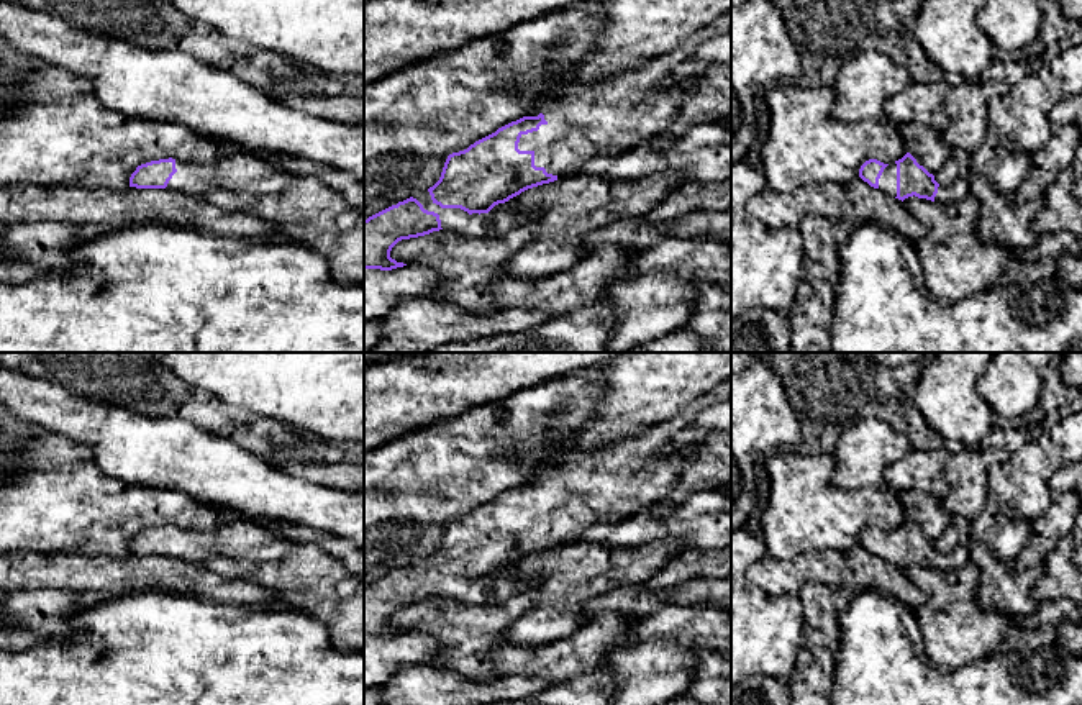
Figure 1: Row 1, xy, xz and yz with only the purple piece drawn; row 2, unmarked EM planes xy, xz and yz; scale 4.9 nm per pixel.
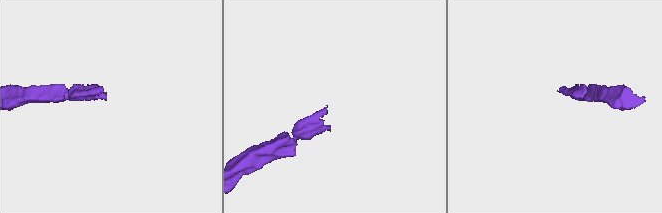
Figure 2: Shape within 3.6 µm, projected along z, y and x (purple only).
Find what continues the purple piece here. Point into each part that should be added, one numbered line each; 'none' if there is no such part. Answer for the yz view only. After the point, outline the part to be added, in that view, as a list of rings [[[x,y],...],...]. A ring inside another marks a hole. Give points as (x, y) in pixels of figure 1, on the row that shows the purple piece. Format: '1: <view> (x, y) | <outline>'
1: yz (887, 182) | [[[890,162],[880,179],[879,179],[879,190],[884,193],[889,193],[892,197],[897,197],[897,164]]]

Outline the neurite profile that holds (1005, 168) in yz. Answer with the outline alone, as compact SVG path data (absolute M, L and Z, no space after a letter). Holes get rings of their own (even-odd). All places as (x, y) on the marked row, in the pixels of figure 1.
M989 130L984 143L974 151L952 149L941 169L933 174L939 185L956 179L984 175L1002 195L1013 195L1028 177L1031 157L1002 143L997 131Z

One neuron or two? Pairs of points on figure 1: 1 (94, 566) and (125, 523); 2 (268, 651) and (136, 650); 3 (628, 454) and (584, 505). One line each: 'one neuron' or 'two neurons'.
1: two neurons
2: one neuron
3: one neuron

